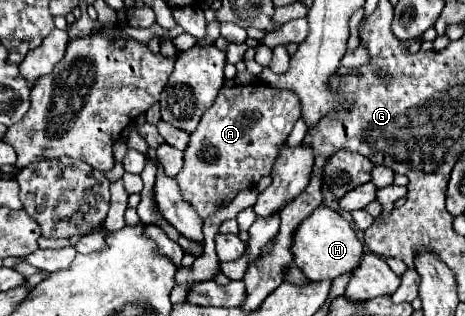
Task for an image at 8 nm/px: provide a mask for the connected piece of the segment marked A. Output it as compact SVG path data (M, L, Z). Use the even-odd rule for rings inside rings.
M258 80L244 86L224 86L212 108L204 112L198 128L190 134L184 166L174 176L182 200L206 220L232 202L240 190L254 188L262 176L270 174L278 148L286 142L300 112L302 104L292 90L274 88Z

